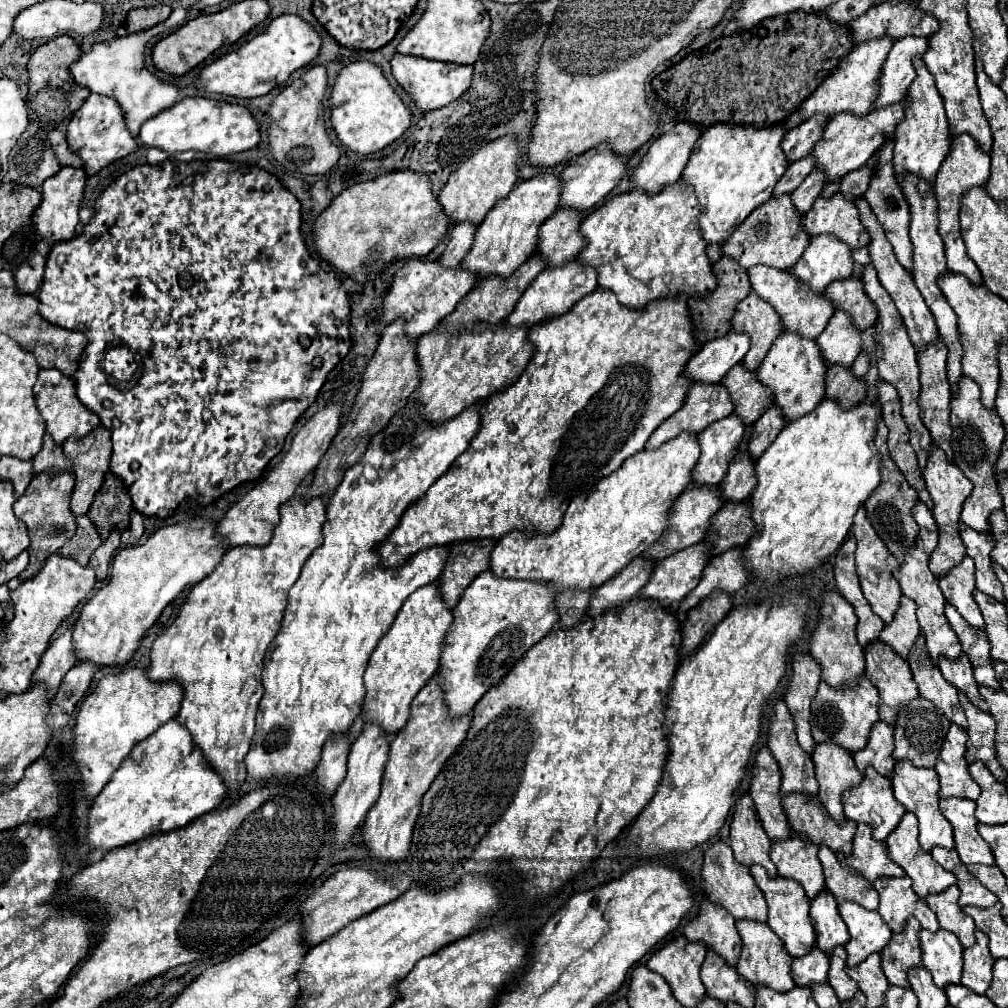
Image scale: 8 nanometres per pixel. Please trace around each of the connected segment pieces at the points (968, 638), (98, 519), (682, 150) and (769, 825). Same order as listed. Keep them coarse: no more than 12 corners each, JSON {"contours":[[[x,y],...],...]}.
{"contours":[[[954,606],[946,618],[970,658],[980,686],[1002,690],[994,676],[990,642]],[[108,472],[88,510],[102,540],[128,528],[132,500]],[[678,122],[632,172],[632,186],[656,194],[680,178],[702,134]],[[756,754],[750,796],[772,842],[792,832],[780,798],[780,768]]]}

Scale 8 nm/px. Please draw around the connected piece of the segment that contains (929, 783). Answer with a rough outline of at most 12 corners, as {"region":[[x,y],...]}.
{"region":[[910,762],[894,766],[894,796],[914,812],[924,852],[954,850],[938,808],[938,776]]}

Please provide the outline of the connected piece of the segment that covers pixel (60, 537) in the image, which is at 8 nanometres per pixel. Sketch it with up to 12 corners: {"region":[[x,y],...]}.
{"region":[[74,474],[32,478],[14,512],[28,526],[36,576],[74,534]]}

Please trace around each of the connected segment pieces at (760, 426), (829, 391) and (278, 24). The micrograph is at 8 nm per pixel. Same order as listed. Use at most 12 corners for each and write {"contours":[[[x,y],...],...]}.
{"contours":[[[776,404],[762,414],[750,436],[750,454],[760,458],[786,426]],[[828,368],[826,396],[844,408],[866,398],[852,368]],[[282,14],[264,34],[208,64],[196,88],[264,96],[318,56],[304,18]]]}

